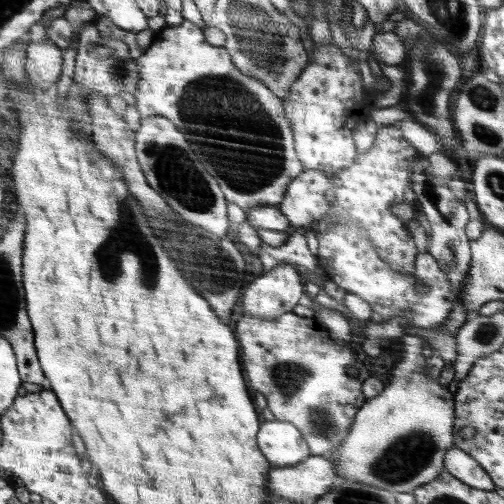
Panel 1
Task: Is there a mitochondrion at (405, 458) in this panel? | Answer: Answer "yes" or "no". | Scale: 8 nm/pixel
yes

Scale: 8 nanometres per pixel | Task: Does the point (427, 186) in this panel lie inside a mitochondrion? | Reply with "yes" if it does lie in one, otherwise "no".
yes

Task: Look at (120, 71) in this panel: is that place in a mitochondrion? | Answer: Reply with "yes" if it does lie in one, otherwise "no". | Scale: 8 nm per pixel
yes

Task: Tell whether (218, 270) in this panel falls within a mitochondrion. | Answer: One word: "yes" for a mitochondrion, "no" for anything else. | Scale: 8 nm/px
yes

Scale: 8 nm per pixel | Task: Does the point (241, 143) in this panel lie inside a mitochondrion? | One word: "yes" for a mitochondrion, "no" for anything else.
yes

